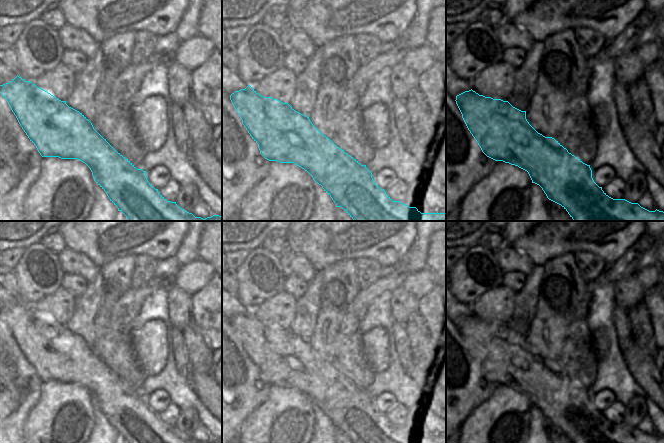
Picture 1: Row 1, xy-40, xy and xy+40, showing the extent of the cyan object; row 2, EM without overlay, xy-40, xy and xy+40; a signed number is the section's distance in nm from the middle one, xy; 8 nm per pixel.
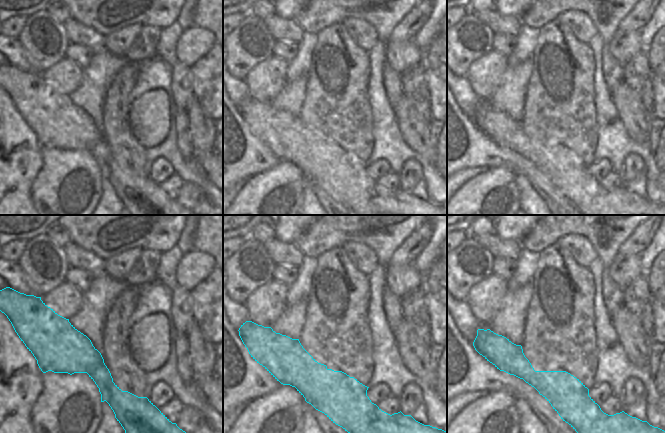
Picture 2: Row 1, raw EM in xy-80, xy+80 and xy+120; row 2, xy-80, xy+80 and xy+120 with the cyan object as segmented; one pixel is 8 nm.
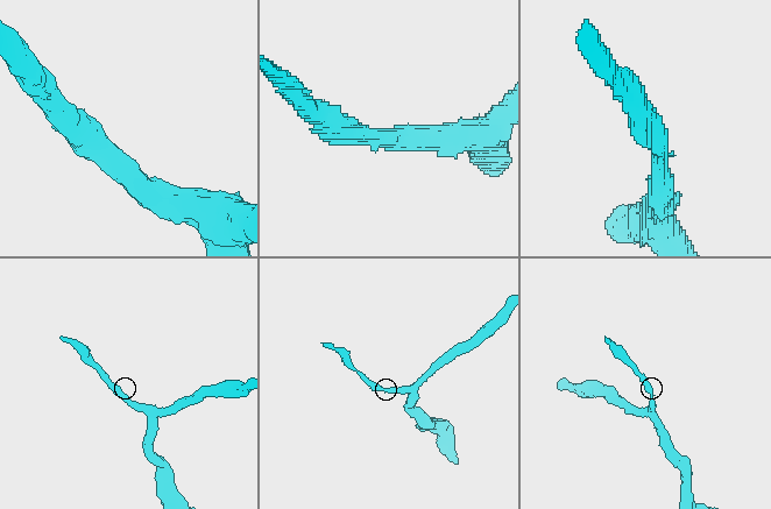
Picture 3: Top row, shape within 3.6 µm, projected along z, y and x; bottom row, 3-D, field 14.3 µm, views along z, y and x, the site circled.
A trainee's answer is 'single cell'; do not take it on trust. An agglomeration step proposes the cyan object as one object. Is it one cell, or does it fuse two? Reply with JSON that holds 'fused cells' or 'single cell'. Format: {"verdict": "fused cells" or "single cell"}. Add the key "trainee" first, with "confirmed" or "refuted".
{"trainee": "confirmed", "verdict": "single cell"}

